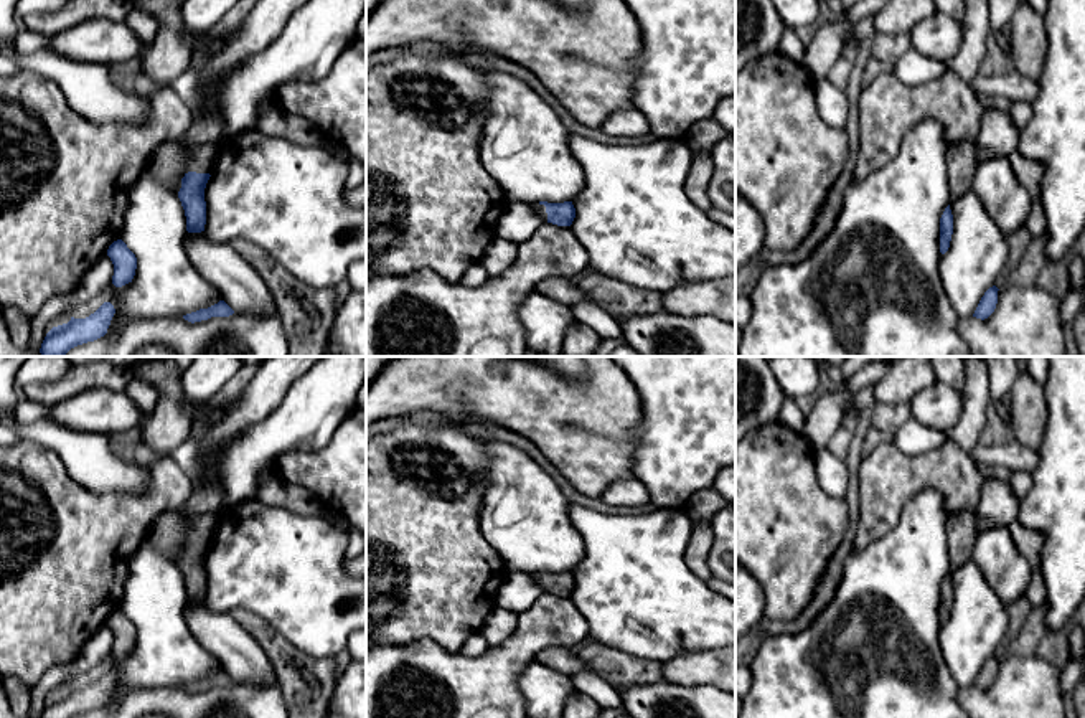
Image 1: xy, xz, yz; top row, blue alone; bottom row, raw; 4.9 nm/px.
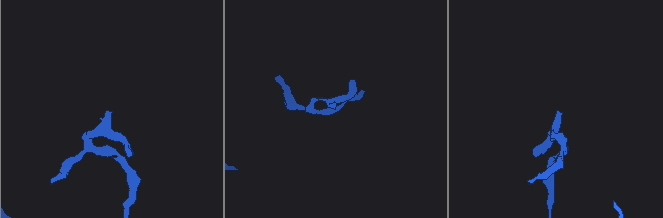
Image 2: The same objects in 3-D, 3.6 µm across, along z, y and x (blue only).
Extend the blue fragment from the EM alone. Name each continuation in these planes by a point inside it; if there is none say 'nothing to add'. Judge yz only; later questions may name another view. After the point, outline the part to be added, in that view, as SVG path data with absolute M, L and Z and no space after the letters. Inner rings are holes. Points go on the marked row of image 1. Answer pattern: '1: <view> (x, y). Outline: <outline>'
nothing to add

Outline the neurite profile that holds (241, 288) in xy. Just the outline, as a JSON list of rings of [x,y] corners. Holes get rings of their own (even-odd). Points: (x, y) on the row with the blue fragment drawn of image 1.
[[[201,231],[186,234],[185,249],[195,269],[219,291],[234,312],[277,312],[270,289],[231,244],[213,243]]]

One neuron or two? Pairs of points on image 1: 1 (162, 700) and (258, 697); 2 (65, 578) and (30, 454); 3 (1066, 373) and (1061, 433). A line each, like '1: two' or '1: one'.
1: one
2: one
3: one

